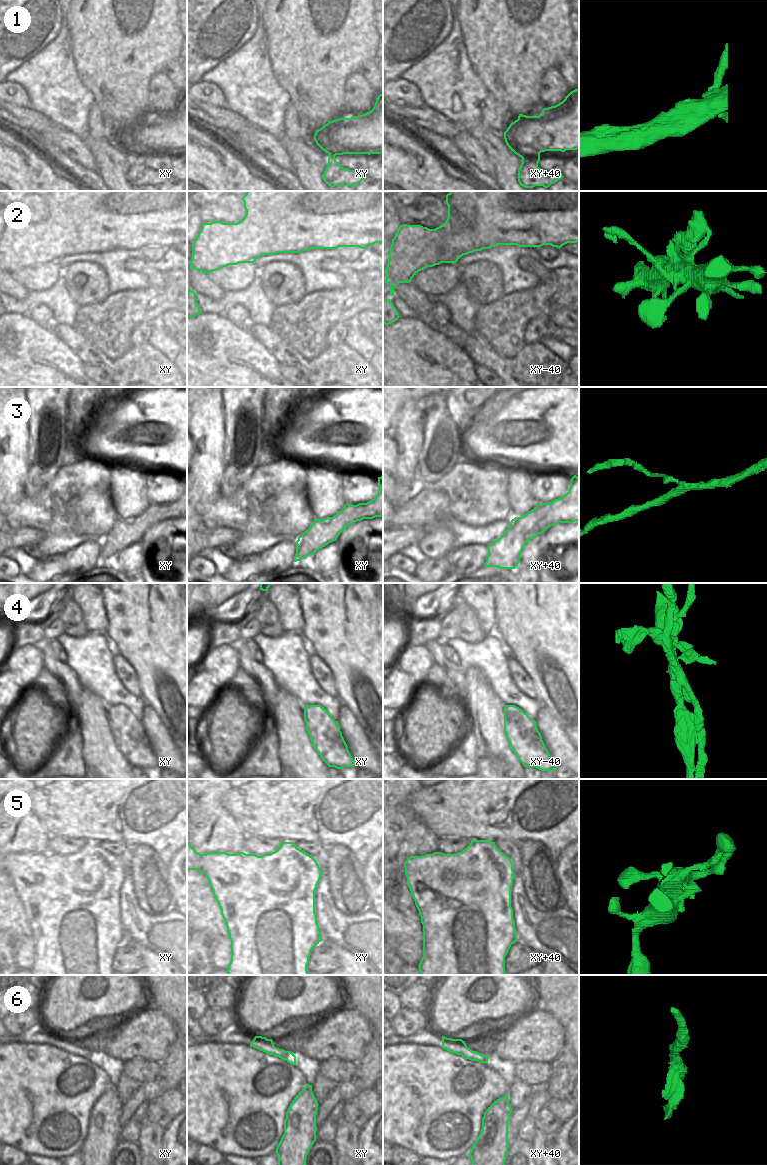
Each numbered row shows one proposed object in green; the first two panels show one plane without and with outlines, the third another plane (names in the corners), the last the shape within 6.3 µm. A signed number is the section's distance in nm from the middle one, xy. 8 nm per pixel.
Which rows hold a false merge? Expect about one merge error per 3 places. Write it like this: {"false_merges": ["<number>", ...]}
{"false_merges": ["1", "3", "4", "6"]}

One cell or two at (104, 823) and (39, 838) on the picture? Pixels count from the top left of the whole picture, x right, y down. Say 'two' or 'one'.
two

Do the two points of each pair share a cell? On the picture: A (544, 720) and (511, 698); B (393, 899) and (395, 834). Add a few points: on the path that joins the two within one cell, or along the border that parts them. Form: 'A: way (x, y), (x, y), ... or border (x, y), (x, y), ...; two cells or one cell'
A: border (541, 706), (535, 720); two cells
B: way (400, 883), (394, 875), (394, 850); one cell

